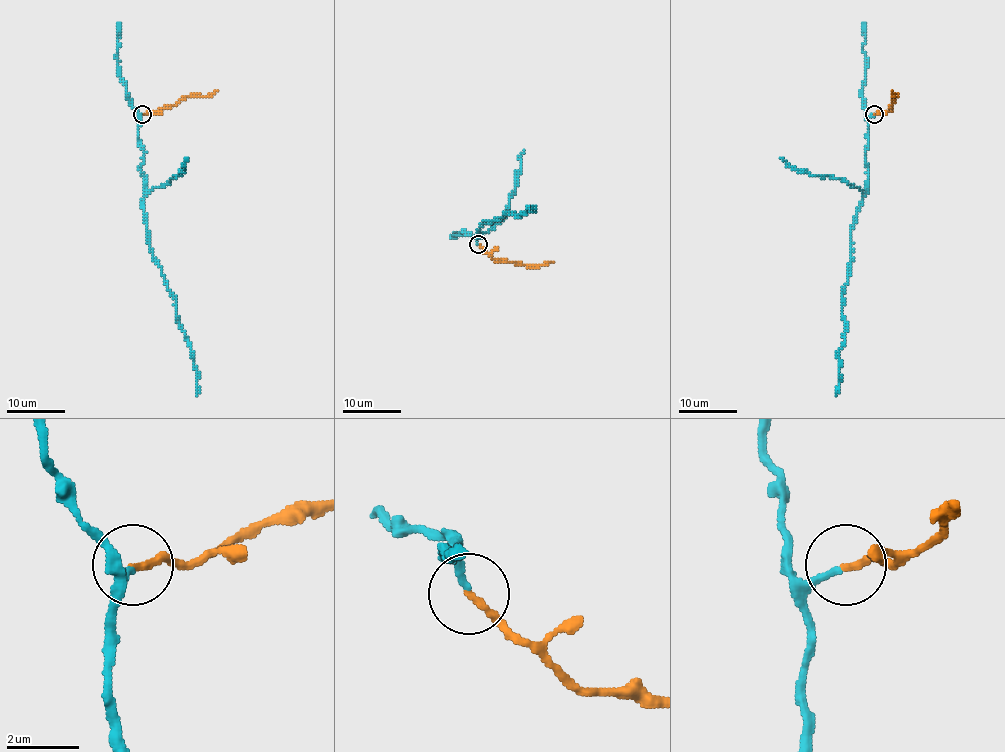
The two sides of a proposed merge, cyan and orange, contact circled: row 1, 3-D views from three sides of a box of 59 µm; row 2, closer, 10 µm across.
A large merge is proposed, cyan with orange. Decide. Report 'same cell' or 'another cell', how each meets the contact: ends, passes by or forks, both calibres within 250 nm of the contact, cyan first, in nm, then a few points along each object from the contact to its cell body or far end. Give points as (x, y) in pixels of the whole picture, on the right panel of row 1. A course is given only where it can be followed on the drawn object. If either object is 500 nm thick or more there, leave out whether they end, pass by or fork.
same cell; cyan ends there; orange ends there; 190 nm thick on the cyan side, 200 nm on the other; cyan runs (873, 115), (867, 120), (867, 192), (851, 231), (850, 276), (843, 294), (845, 341), (835, 395); orange runs (875, 115), (885, 113), (891, 107), (895, 96), (891, 90)

